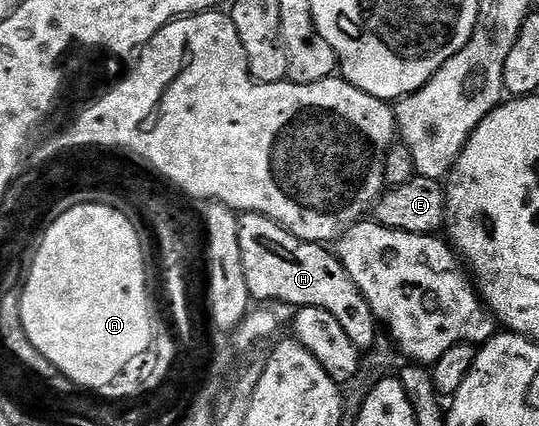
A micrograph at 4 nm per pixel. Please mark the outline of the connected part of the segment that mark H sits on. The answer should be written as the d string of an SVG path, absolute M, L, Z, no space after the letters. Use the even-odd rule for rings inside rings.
M245 213L239 219L239 253L243 257L247 289L254 300L278 299L281 303L290 303L293 309L327 309L327 313L343 325L347 337L357 348L370 349L377 328L376 317L347 269L343 269L341 260L328 246L303 241L266 215Z

